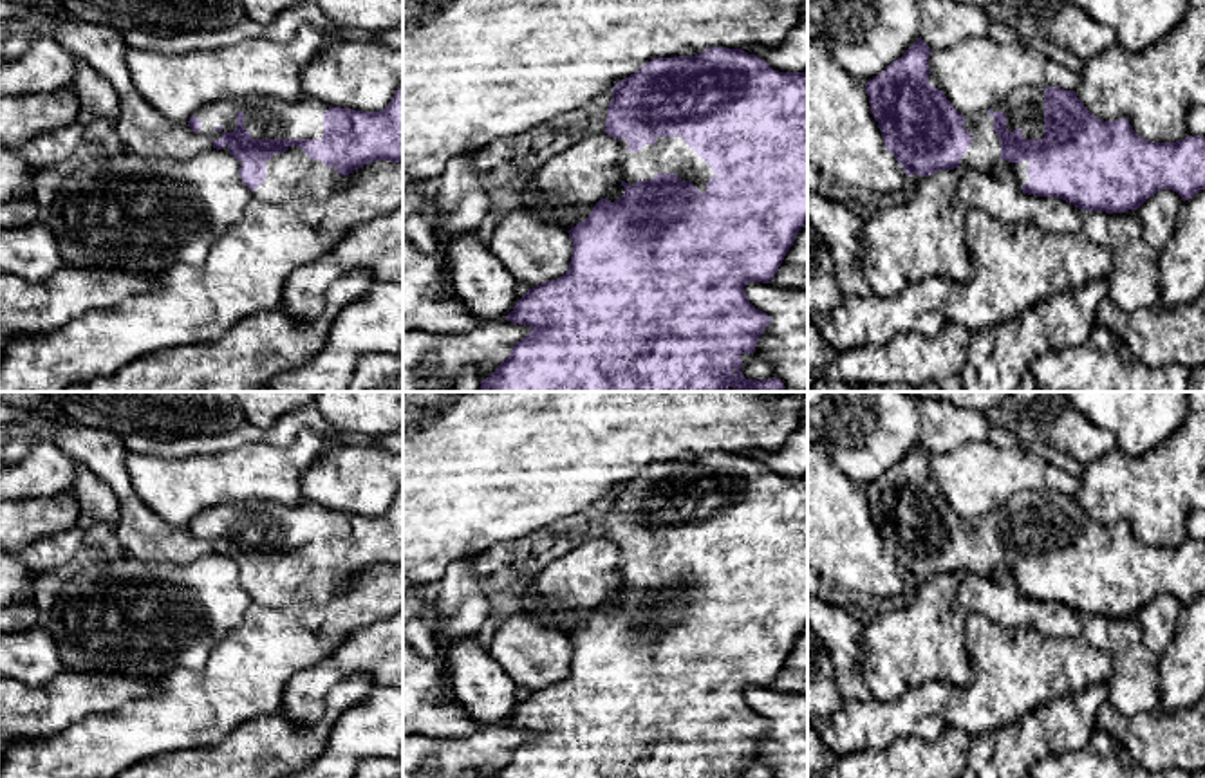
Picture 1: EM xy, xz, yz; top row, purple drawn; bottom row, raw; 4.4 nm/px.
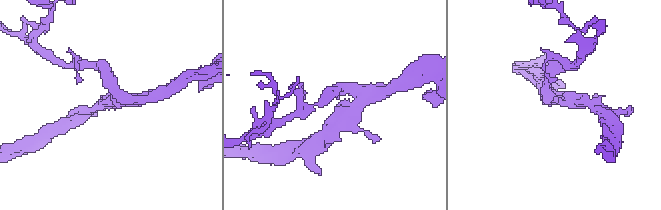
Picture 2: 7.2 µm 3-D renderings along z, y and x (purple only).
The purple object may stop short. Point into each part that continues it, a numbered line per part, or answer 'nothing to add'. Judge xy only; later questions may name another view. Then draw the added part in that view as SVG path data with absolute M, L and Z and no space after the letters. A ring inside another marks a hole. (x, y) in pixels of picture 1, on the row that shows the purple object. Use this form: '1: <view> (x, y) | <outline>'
1: xy (264, 118) | M304 96L287 103L275 97L222 99L201 107L193 116L201 119L199 135L217 141L224 132L235 132L237 114L244 114L244 128L253 139L322 139L323 112L329 105Z

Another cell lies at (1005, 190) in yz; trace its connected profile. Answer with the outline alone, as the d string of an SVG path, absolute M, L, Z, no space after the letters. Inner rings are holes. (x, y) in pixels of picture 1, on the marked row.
M1006 161L988 173L965 170L957 195L968 209L981 209L1008 224L1035 226L1044 233L1084 235L1111 253L1107 298L1133 316L1160 305L1160 253L1145 244L1135 209L1086 211L1062 199L1028 195Z

